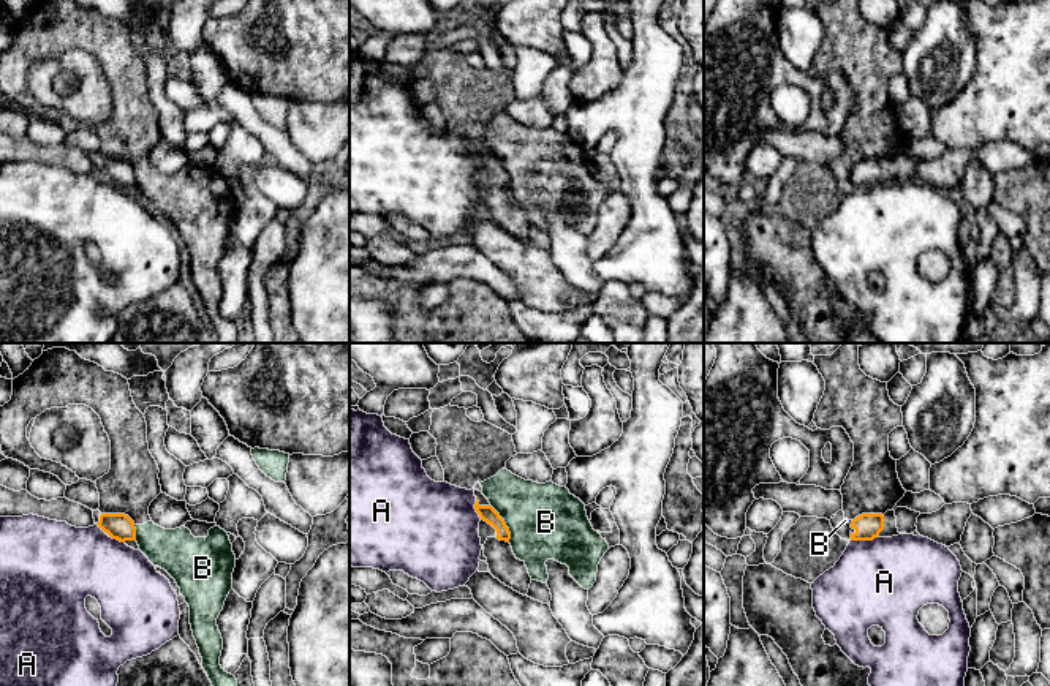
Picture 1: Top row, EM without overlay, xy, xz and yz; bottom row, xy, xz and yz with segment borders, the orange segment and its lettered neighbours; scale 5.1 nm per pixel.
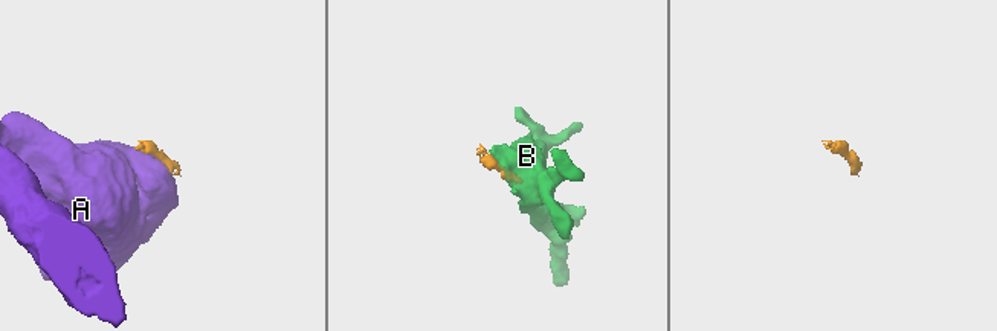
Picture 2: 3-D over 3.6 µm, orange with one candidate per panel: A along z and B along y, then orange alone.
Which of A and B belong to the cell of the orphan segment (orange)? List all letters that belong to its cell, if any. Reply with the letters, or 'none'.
none

